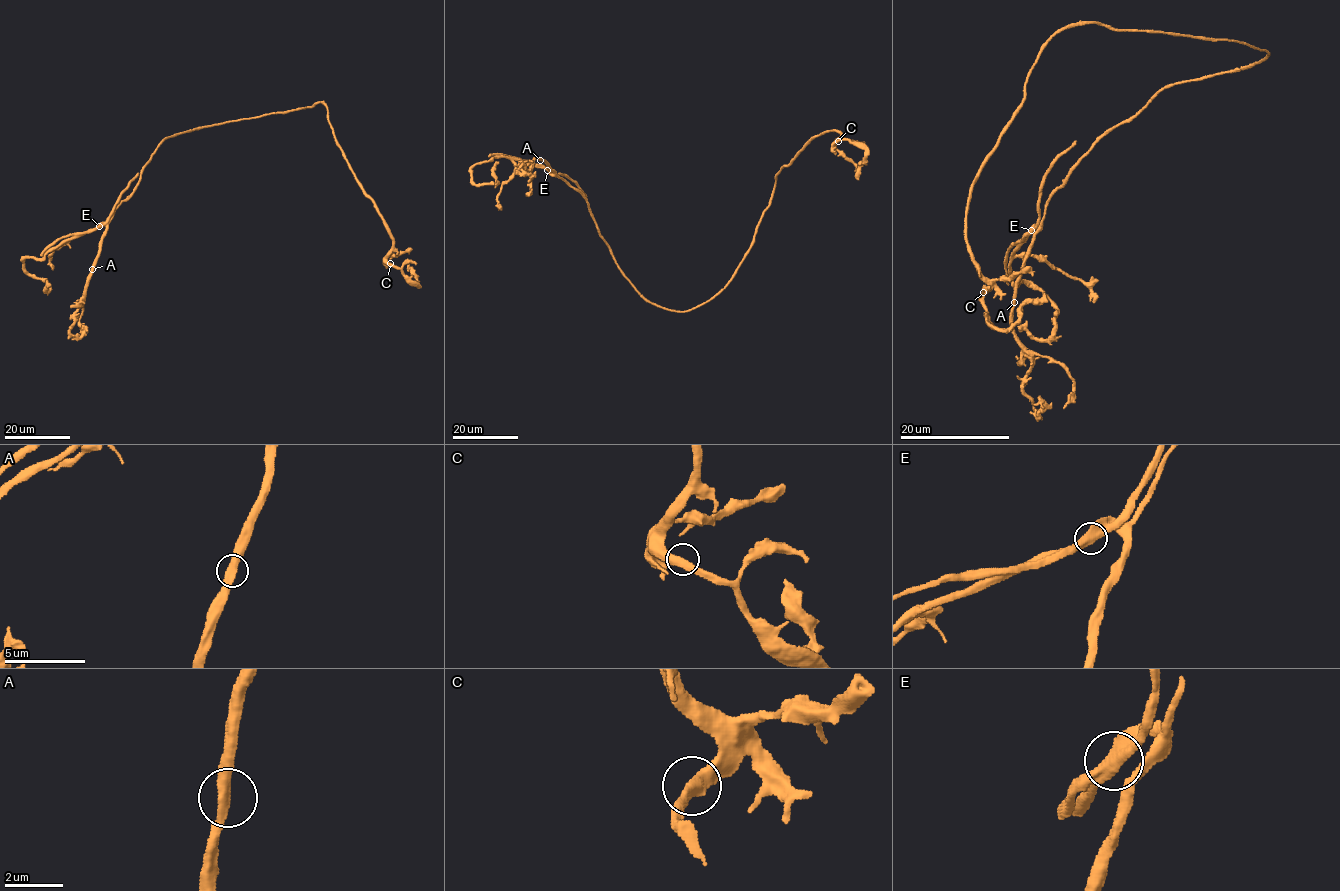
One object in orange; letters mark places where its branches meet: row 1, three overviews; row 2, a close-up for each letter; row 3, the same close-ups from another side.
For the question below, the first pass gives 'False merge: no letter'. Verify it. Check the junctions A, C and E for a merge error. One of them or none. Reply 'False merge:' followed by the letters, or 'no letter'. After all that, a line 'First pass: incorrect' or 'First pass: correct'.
False merge: E
First pass: incorrect

